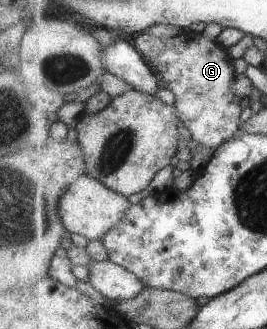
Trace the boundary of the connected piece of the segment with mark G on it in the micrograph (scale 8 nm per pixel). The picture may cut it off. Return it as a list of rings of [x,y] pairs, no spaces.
[[[187,29],[170,39],[150,35],[147,31],[140,32],[134,44],[162,77],[165,88],[173,94],[176,115],[187,128],[191,139],[200,146],[214,150],[235,137],[242,123],[242,99],[232,91],[237,74],[232,69],[232,57],[223,45],[204,37],[202,32]]]

